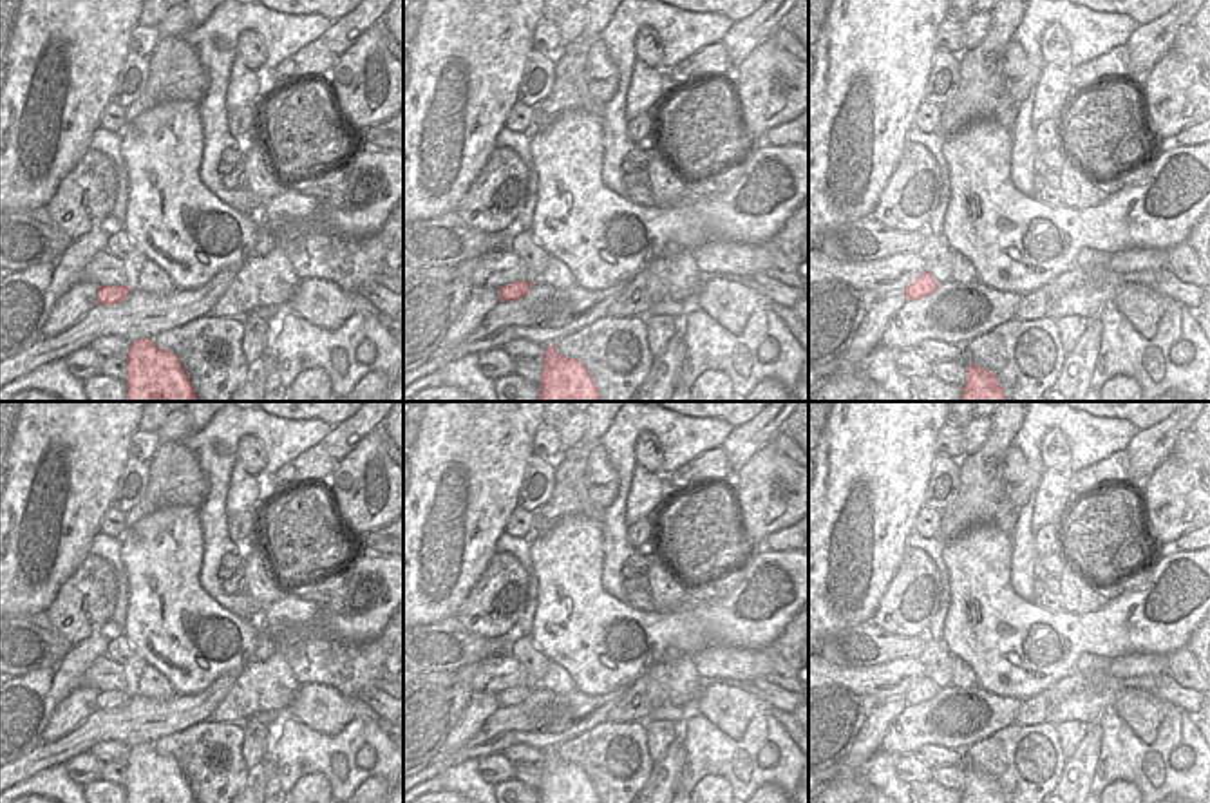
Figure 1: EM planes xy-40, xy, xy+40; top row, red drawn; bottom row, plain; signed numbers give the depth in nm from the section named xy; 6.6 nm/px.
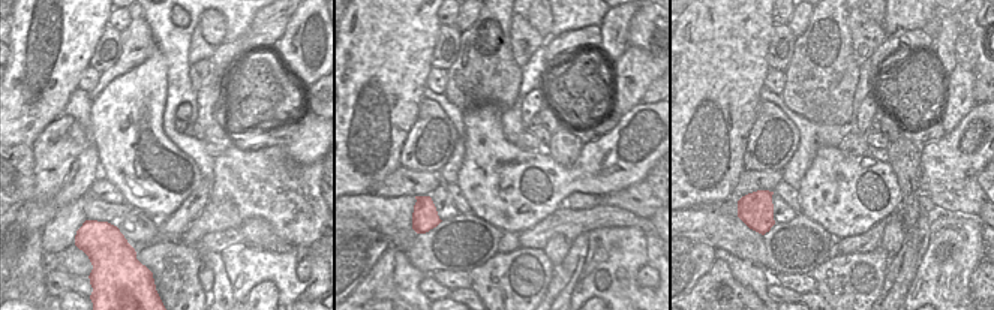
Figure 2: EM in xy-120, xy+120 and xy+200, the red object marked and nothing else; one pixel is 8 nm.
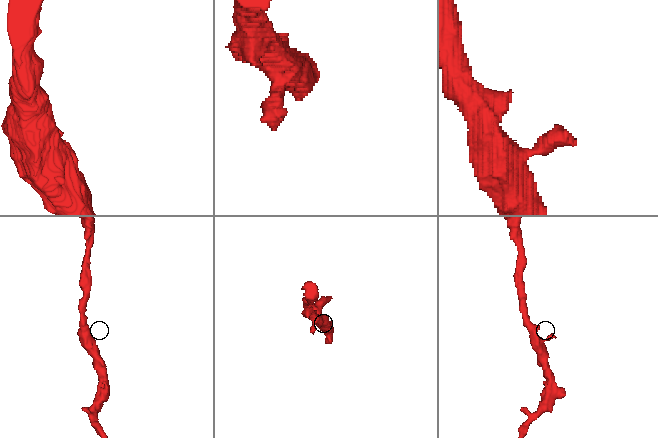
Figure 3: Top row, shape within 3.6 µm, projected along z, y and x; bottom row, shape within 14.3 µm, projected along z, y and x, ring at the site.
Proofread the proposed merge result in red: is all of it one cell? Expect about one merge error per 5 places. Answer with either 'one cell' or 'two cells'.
one cell

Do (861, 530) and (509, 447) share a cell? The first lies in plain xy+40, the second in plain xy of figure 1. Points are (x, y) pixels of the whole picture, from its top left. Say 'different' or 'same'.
same

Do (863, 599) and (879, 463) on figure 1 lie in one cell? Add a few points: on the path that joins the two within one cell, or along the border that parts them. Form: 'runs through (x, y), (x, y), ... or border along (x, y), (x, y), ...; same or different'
runs through (863, 565), (865, 498); same

